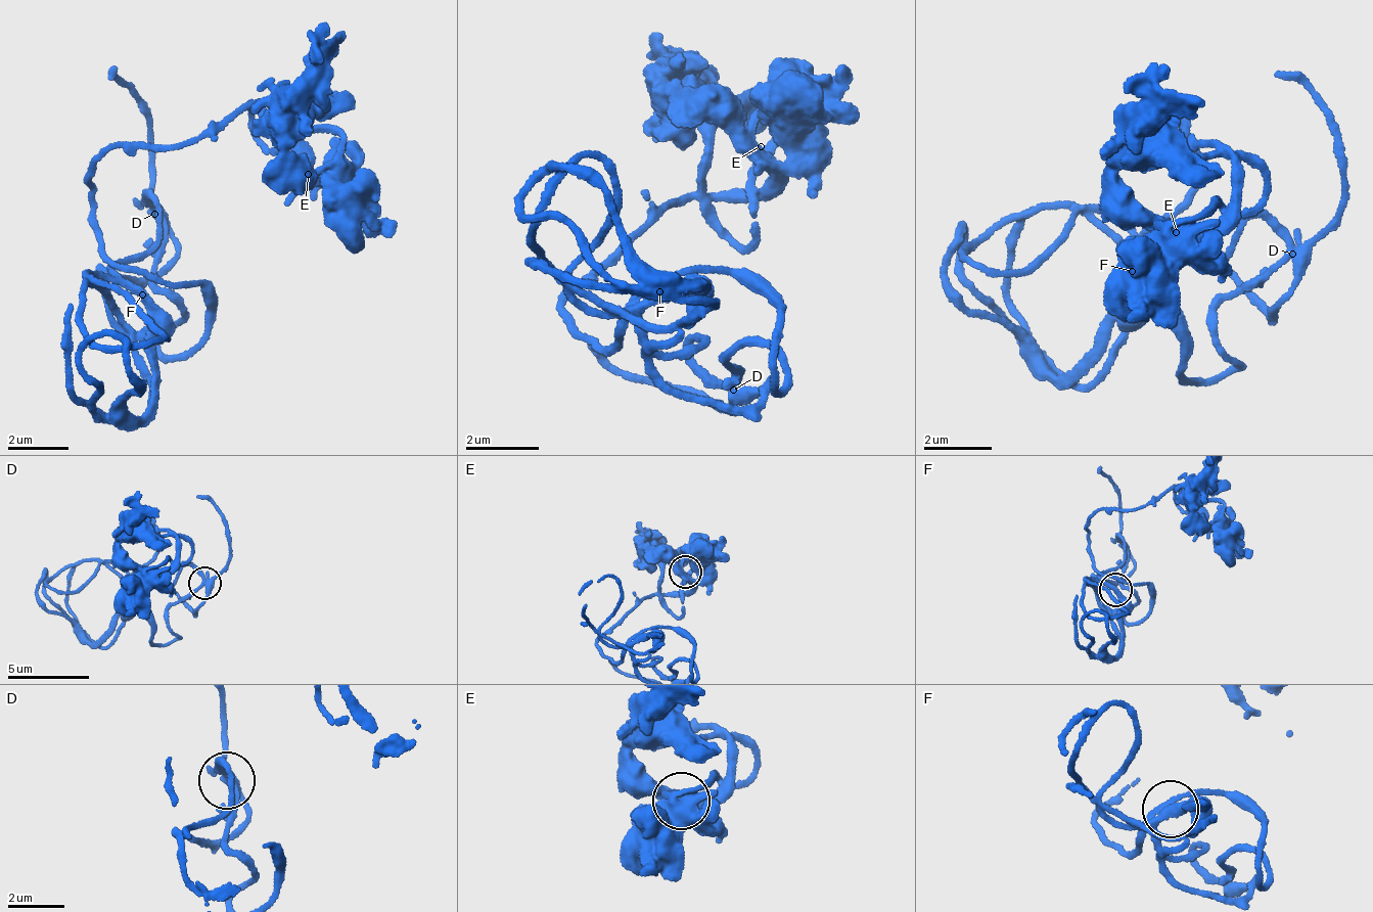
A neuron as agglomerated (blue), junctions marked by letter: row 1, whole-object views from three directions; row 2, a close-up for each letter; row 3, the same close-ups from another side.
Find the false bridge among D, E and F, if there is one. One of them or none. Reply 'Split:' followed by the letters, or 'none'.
Split: none

